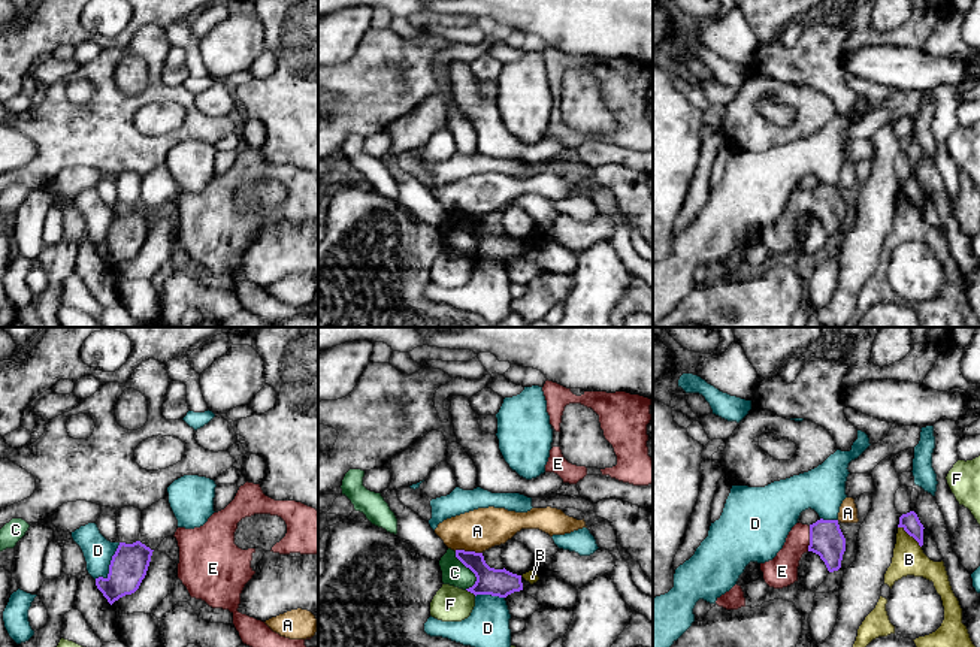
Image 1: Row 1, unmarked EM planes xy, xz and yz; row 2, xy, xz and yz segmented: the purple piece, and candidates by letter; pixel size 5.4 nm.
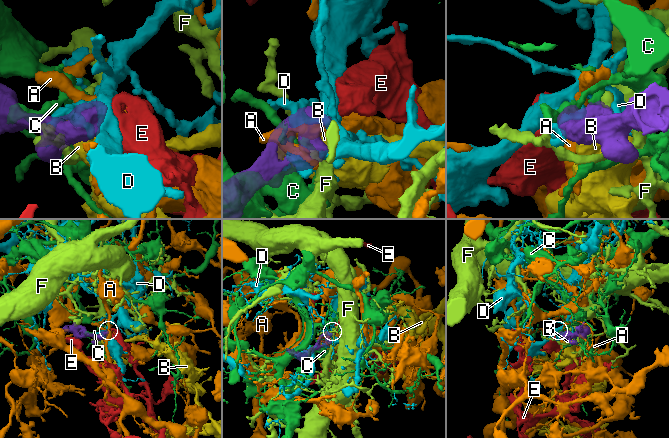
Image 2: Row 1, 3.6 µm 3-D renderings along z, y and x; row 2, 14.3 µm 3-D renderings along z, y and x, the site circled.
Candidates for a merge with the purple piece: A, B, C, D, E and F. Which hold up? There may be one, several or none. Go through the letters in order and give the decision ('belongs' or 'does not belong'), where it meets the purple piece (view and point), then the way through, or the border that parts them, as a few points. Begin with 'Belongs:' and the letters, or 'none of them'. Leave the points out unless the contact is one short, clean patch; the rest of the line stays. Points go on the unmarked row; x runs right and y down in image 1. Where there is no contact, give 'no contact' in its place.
Belongs: E
A: does not belong | xz (468, 217)
B: does not belong | yz (910, 200)
C: does not belong | xz (471, 235) | along xz (454, 217), (475, 242), (475, 247), (468, 254)
D: does not belong | xy (109, 230)
E: belongs | yz (810, 203) | across yz (826, 205), (810, 203), (788, 224), (782, 236)
F: does not belong | xz (471, 257) | along xz (466, 254), (475, 260)

